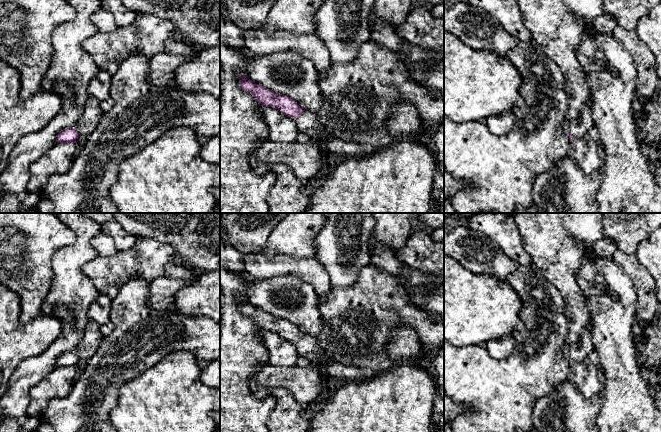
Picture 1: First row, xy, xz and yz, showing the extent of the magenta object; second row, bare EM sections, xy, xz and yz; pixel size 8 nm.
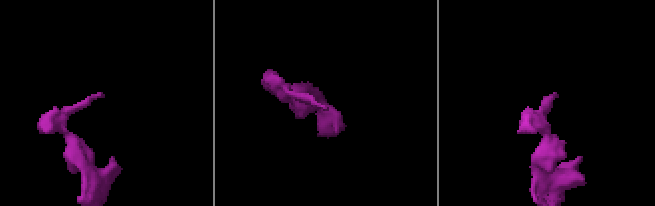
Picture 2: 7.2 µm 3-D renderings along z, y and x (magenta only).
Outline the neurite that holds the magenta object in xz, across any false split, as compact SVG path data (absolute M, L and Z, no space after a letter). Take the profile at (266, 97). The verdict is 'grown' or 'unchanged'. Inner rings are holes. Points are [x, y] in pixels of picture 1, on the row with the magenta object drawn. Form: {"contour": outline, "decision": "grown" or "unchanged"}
{"contour": "M238 74L239 87L250 93L262 106L273 107L287 117L296 120L299 133L314 131L323 136L329 135L322 124L318 121L317 113L314 111L302 110L301 107L290 97L284 94L274 93L272 90L259 85L247 76Z", "decision": "grown"}

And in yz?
{"contour": "M590 95L576 120L571 121L565 117L562 121L562 128L570 139L583 137L592 127L591 107L592 97Z", "decision": "grown"}

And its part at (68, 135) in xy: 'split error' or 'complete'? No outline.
split error

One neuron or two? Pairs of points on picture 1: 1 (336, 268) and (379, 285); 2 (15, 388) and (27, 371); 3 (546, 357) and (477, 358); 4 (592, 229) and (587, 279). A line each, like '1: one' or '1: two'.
1: two
2: one
3: one
4: two

